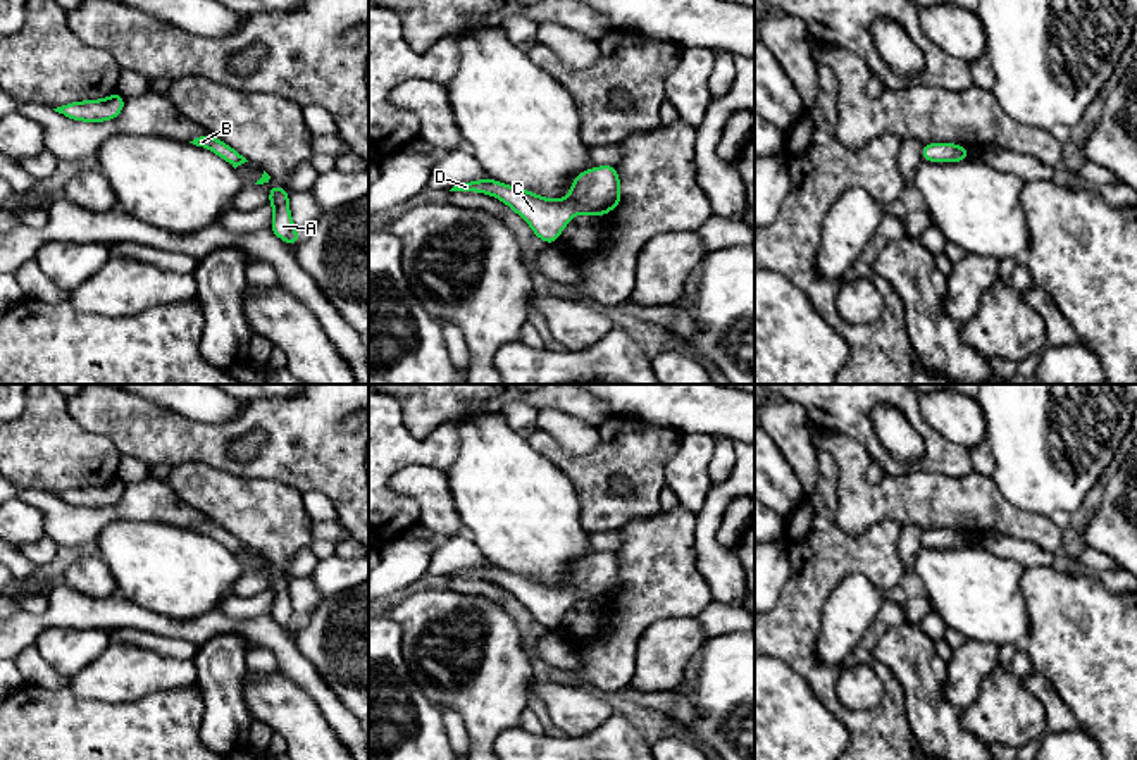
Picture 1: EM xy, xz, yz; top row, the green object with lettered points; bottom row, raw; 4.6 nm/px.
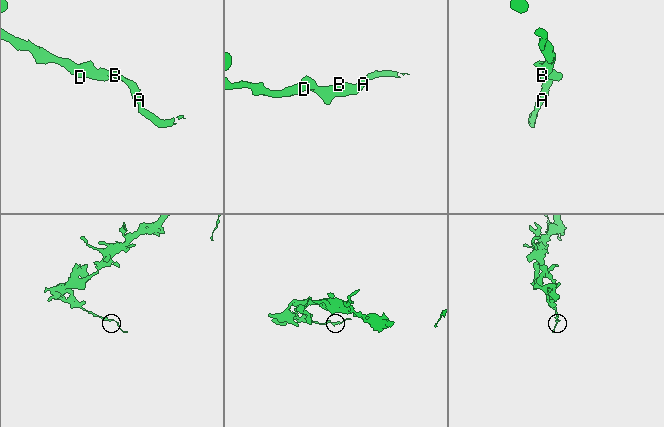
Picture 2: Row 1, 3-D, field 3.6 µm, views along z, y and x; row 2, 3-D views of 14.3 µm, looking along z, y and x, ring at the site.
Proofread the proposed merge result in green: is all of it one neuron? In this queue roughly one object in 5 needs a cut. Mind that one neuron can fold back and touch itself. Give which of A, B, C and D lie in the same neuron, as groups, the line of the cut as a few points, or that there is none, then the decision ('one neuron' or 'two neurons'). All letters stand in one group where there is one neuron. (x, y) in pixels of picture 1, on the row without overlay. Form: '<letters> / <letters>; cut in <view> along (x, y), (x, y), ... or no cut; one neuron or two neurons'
A B C D; no cut; one neuron

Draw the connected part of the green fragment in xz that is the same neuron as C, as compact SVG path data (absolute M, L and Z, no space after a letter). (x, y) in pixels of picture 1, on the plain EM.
M601 551L577 560L567 586L546 586L541 581L489 564L460 569L450 577L475 577L500 584L527 607L539 626L555 631L574 600L596 600L603 603L615 595L622 586L618 570L617 553Z

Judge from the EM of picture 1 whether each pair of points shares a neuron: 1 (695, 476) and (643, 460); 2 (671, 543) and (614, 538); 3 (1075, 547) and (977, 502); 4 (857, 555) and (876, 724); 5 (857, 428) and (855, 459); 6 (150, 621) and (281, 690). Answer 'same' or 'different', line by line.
1: different
2: different
3: different
4: same
5: different
6: different

